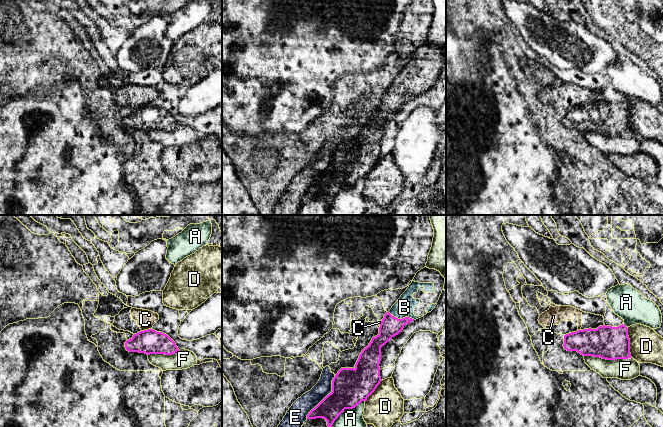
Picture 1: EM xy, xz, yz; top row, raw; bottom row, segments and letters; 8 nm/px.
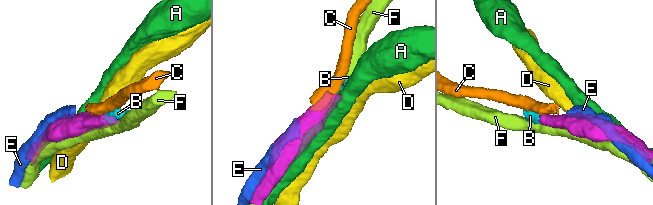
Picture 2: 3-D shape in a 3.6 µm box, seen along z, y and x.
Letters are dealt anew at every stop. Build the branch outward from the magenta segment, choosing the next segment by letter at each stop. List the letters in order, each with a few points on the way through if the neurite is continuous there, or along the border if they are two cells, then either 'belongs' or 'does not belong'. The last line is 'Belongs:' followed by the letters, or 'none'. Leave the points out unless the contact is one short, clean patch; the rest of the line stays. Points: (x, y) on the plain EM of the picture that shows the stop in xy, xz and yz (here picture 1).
A: does not belong
B: belongs
C: border along xy (151, 104), (141, 107); does not belong
D: does not belong
E: does not belong
F: does not belong
Belongs: B

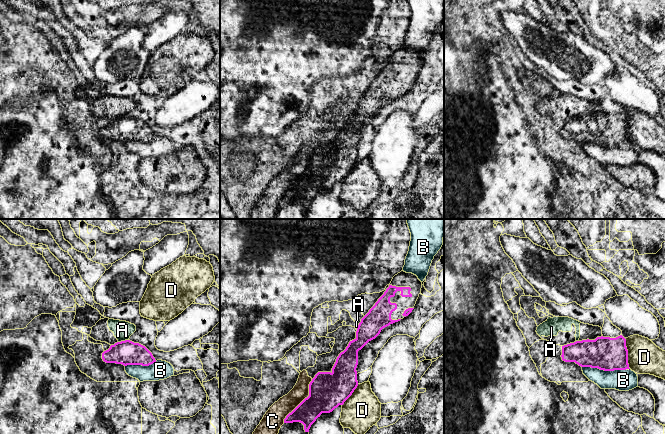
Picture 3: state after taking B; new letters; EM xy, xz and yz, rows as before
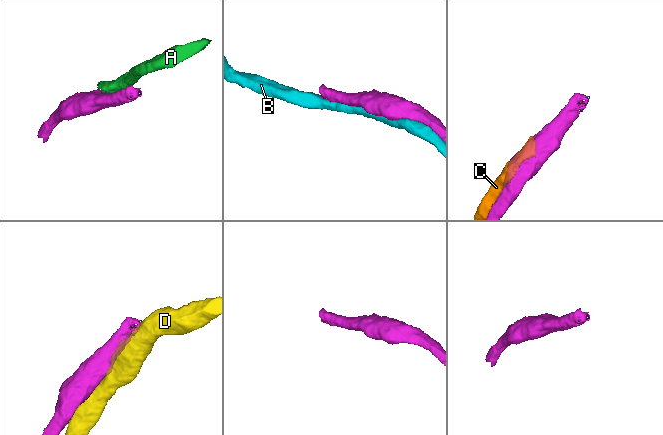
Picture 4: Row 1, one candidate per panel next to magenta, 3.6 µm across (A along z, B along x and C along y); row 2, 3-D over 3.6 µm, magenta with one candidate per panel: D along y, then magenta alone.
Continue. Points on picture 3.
A: border along xy (128, 115), (118, 118); does not belong
B: does not belong
C: does not belong
D: does not belong
Belongs: none

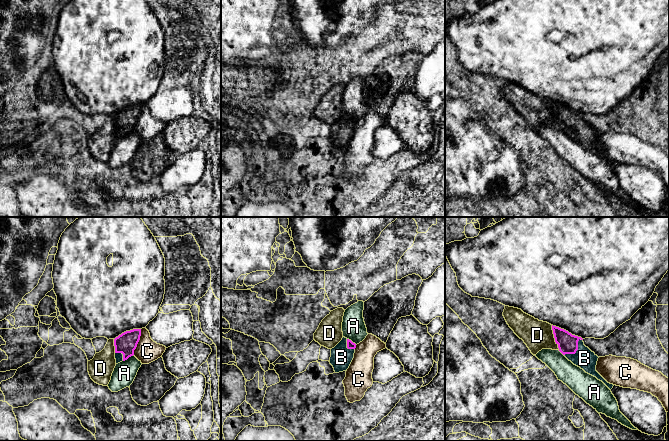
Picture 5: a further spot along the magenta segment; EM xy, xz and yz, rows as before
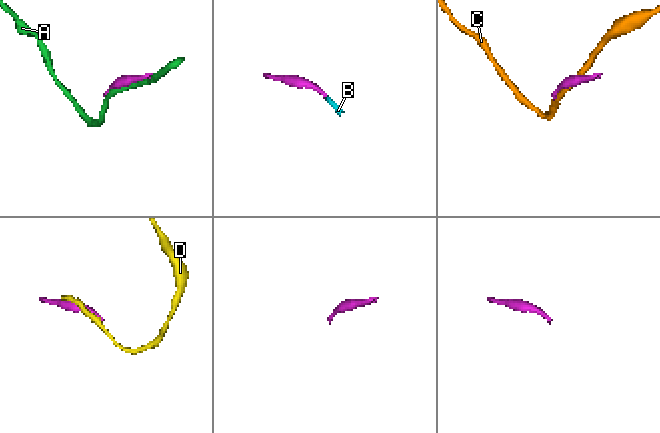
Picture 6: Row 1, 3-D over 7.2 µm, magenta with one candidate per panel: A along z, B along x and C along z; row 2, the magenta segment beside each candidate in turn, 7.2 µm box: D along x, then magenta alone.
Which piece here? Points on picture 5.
A: does not belong
B: runs through yz (567, 119), (577, 125), (584, 134); belongs
C: does not belong
D: does not belong
Belongs: B

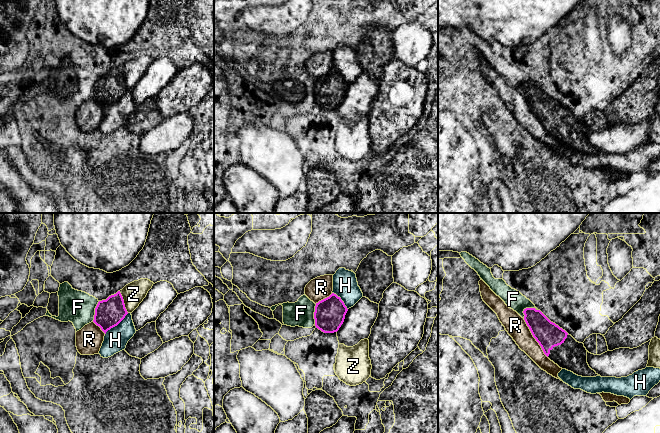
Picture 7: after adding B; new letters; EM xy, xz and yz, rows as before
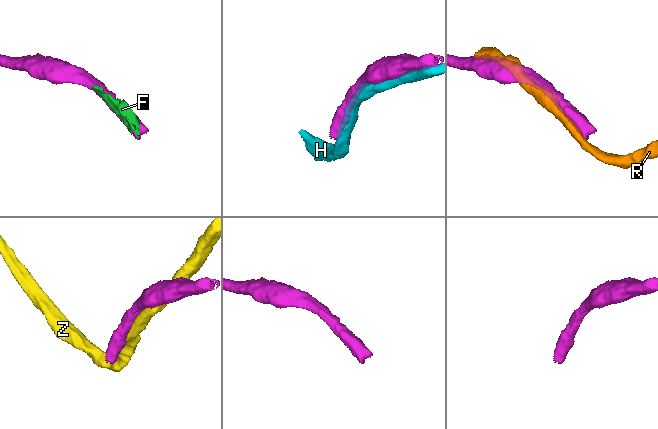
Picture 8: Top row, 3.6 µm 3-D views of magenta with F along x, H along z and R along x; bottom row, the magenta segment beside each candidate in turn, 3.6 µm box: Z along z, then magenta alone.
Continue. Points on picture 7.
F: does not belong
H: does not belong
R: does not belong
Z: does not belong
Belongs: none

